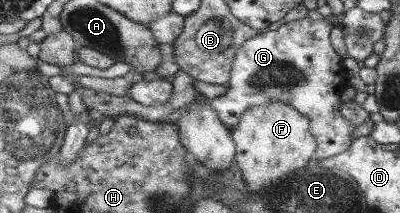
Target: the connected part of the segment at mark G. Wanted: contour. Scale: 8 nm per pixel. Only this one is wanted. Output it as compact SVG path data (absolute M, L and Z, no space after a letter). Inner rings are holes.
M306 16L282 24L275 30L265 29L242 43L233 59L225 93L208 100L222 124L231 128L250 107L280 100L309 118L310 133L317 140L316 161L346 151L350 147L348 135L352 127L338 113L338 97L344 75L338 73L340 59L330 47L330 29L332 23L328 19L312 20Z

